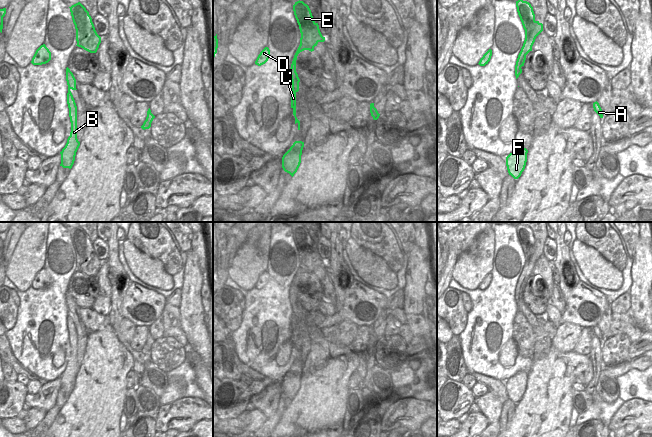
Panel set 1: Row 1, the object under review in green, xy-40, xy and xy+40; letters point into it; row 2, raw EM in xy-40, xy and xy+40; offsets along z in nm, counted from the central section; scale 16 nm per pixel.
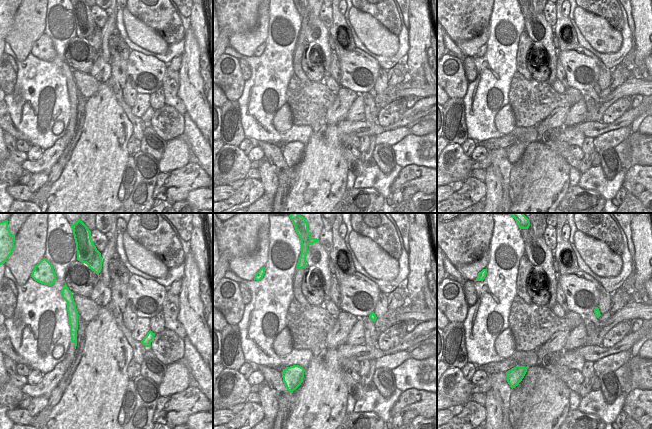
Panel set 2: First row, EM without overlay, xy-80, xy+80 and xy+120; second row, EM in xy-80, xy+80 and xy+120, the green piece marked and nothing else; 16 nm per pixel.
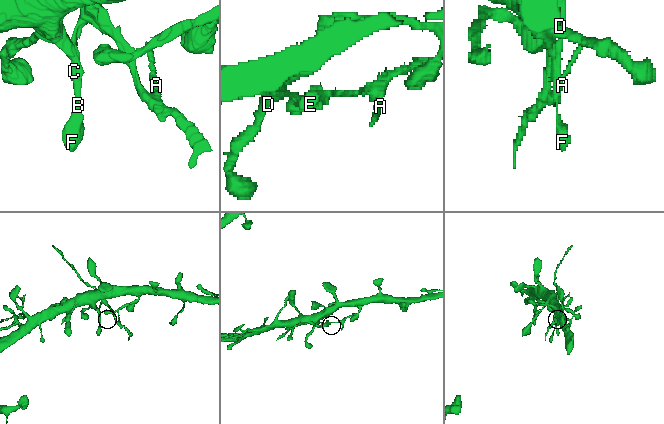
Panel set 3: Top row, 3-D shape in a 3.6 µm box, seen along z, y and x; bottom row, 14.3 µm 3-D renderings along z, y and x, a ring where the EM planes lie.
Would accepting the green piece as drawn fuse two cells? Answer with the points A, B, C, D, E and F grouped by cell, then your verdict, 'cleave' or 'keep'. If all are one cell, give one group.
A E / B C D F | cleave

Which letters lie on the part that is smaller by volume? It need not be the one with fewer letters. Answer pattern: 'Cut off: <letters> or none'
Cut off: A, E

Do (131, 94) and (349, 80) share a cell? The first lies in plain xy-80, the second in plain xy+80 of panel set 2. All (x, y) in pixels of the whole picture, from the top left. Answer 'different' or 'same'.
different

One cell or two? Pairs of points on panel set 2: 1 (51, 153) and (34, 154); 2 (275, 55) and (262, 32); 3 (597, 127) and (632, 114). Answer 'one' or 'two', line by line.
1: two
2: two
3: one

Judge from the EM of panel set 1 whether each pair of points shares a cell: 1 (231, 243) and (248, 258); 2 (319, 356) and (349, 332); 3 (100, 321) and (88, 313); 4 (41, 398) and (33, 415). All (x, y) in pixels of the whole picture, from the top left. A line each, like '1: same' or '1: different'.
1: different
2: different
3: same
4: different

